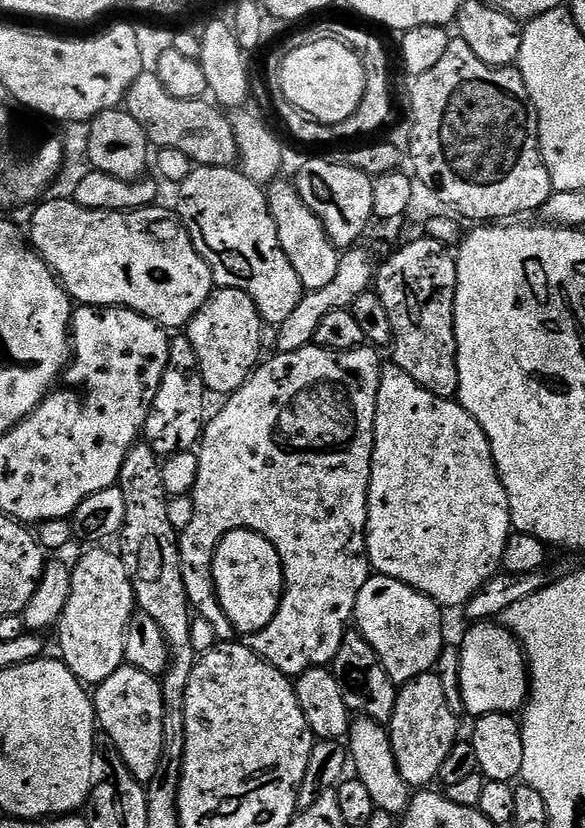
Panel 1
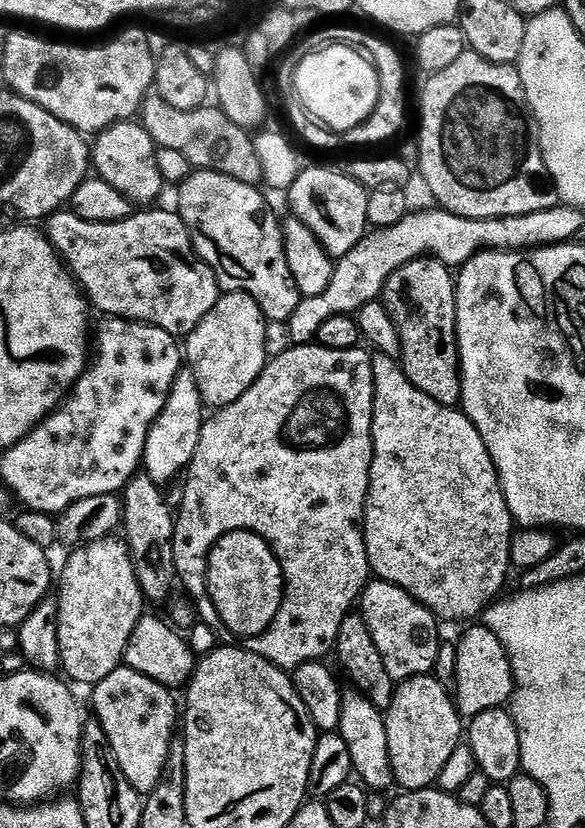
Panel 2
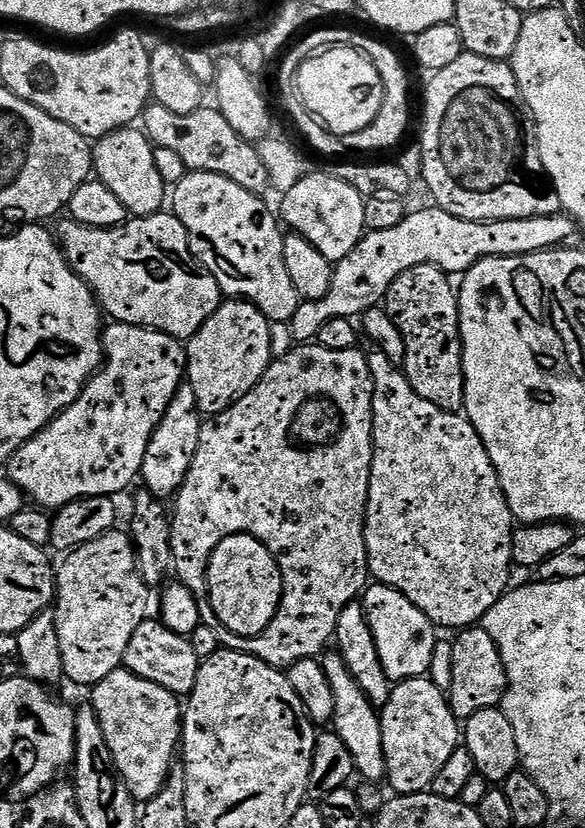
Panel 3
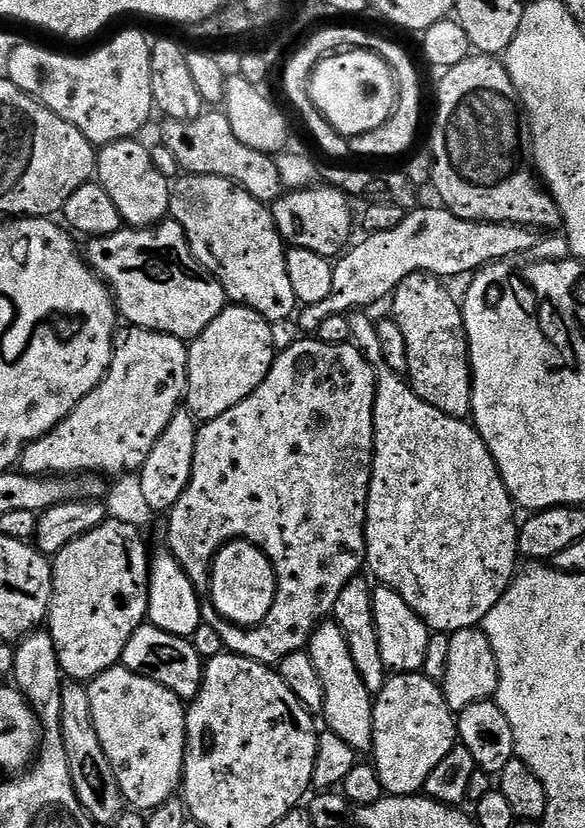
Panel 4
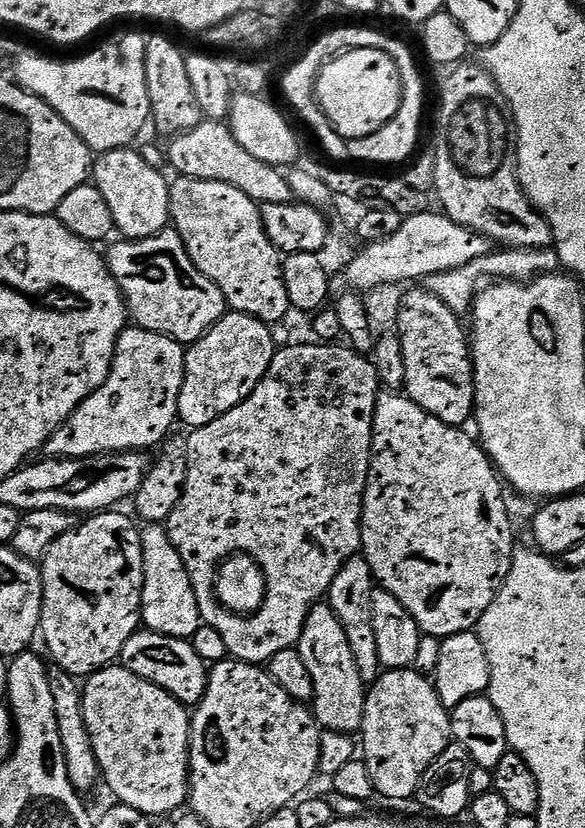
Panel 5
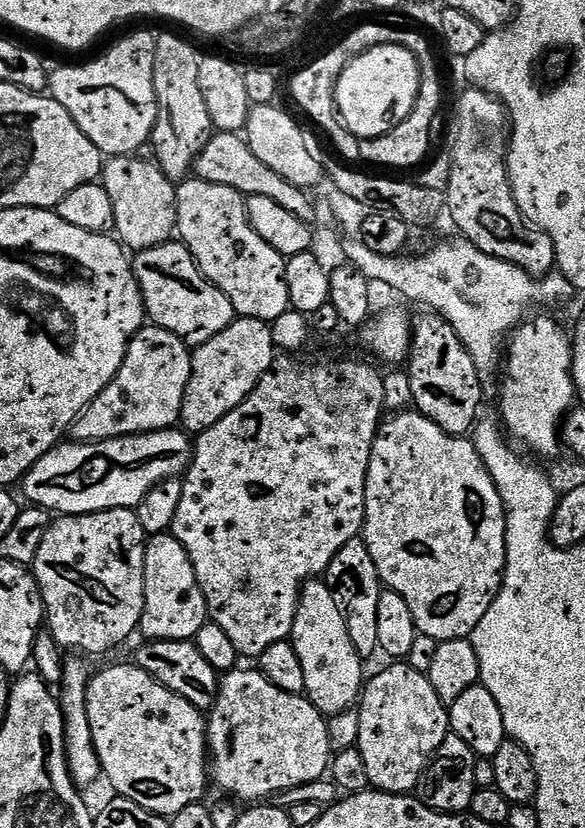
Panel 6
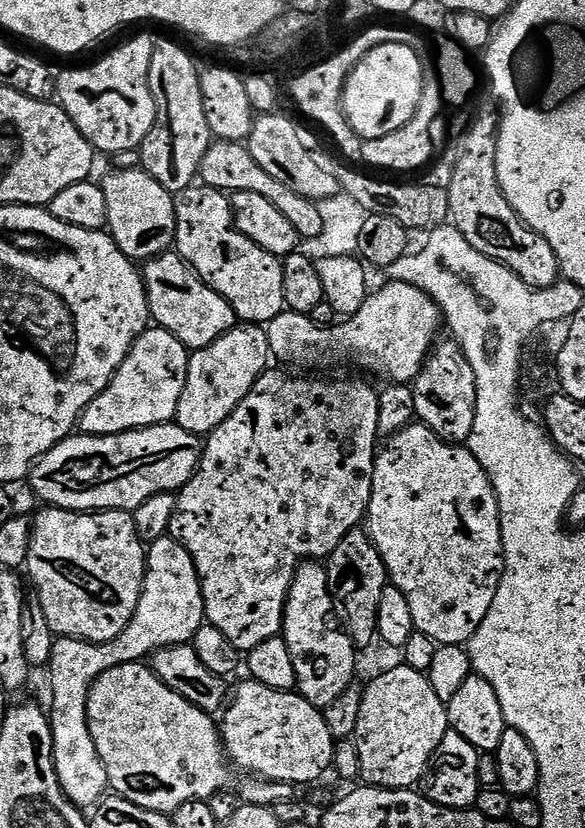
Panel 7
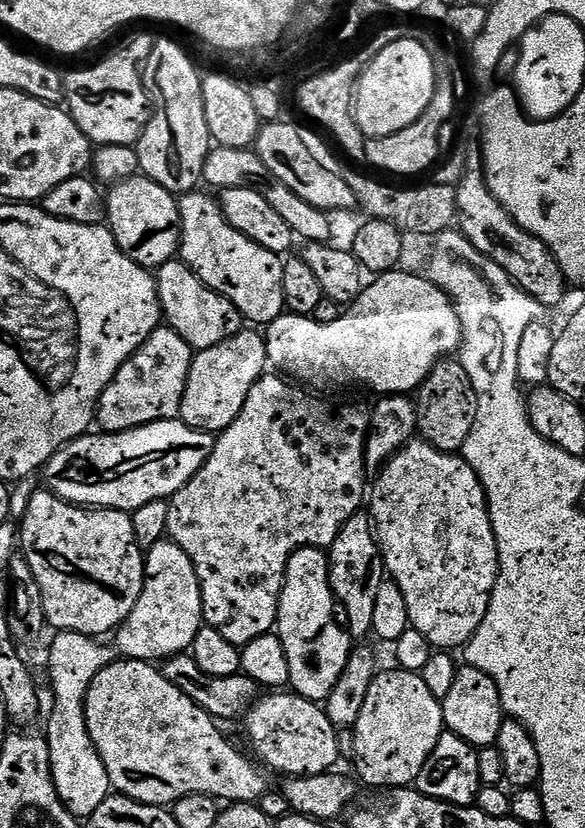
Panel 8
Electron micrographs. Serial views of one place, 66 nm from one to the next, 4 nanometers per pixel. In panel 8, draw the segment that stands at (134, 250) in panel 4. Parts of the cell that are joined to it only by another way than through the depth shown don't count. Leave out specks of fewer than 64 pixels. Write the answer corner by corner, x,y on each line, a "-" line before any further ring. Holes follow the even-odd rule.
167,260
155,273
155,278
160,311
167,327
173,328
193,350
218,346
245,327
246,321
240,311
225,296
203,284
183,260

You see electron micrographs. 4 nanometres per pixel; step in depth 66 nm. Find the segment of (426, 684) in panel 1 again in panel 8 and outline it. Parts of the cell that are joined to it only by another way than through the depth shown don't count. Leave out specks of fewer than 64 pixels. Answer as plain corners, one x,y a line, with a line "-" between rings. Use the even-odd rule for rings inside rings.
391,671
376,675
354,725
355,775
372,788
384,788
380,790
415,785
426,758
430,758
438,738
446,731
443,703
430,694
423,675

